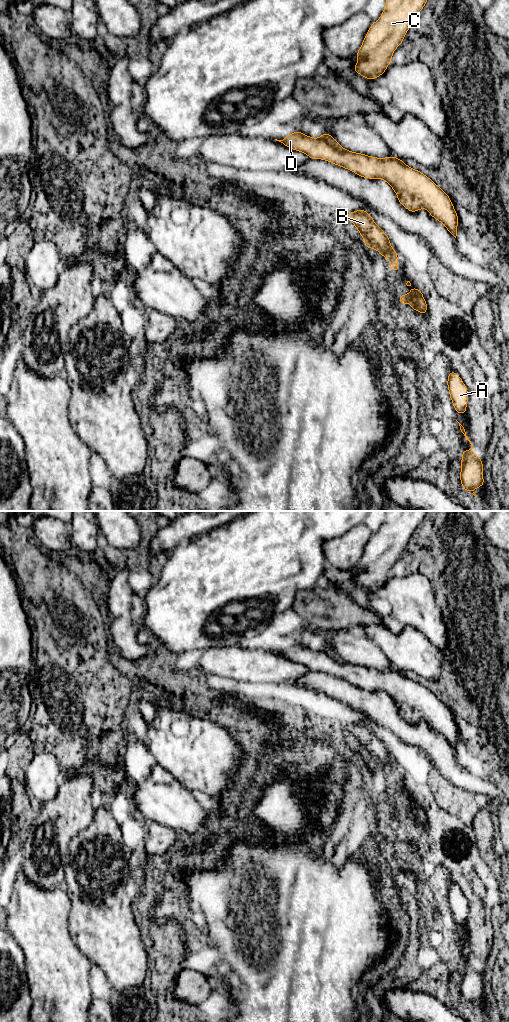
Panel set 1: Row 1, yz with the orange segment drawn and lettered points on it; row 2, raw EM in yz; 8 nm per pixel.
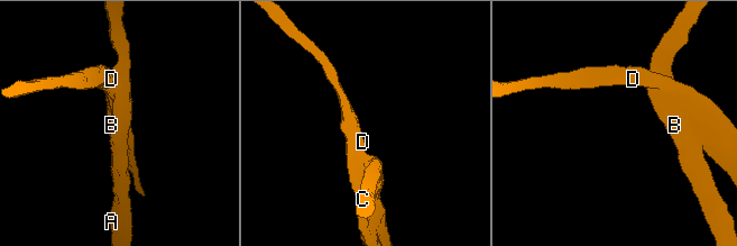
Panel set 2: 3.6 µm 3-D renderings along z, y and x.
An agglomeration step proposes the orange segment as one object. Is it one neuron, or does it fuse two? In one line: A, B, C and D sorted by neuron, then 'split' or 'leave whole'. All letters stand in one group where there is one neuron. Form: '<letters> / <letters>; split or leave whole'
A B C / D; split

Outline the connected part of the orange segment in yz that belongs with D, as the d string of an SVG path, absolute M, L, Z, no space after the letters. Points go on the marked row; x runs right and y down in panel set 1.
M296 131L282 140L275 140L281 142L293 150L300 151L308 155L309 158L329 161L335 165L346 168L361 177L385 180L397 194L398 201L406 209L408 209L410 212L417 212L422 208L427 209L430 215L436 220L440 221L456 238L459 219L449 196L430 178L428 178L420 171L407 166L399 158L384 157L379 159L377 157L355 153L344 148L342 150L338 150L332 147L323 138L312 138L300 131Z

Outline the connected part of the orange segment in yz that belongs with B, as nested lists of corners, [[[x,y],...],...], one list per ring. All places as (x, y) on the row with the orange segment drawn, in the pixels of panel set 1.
[[[361,208],[358,211],[347,213],[345,216],[358,229],[360,235],[364,239],[366,249],[373,248],[380,252],[382,257],[386,257],[391,263],[390,271],[395,272],[400,268],[397,263],[398,255],[391,247],[390,239],[373,221],[369,213]]]

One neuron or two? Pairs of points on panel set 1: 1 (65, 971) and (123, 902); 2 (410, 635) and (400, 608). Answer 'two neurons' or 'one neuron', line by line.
1: two neurons
2: two neurons

